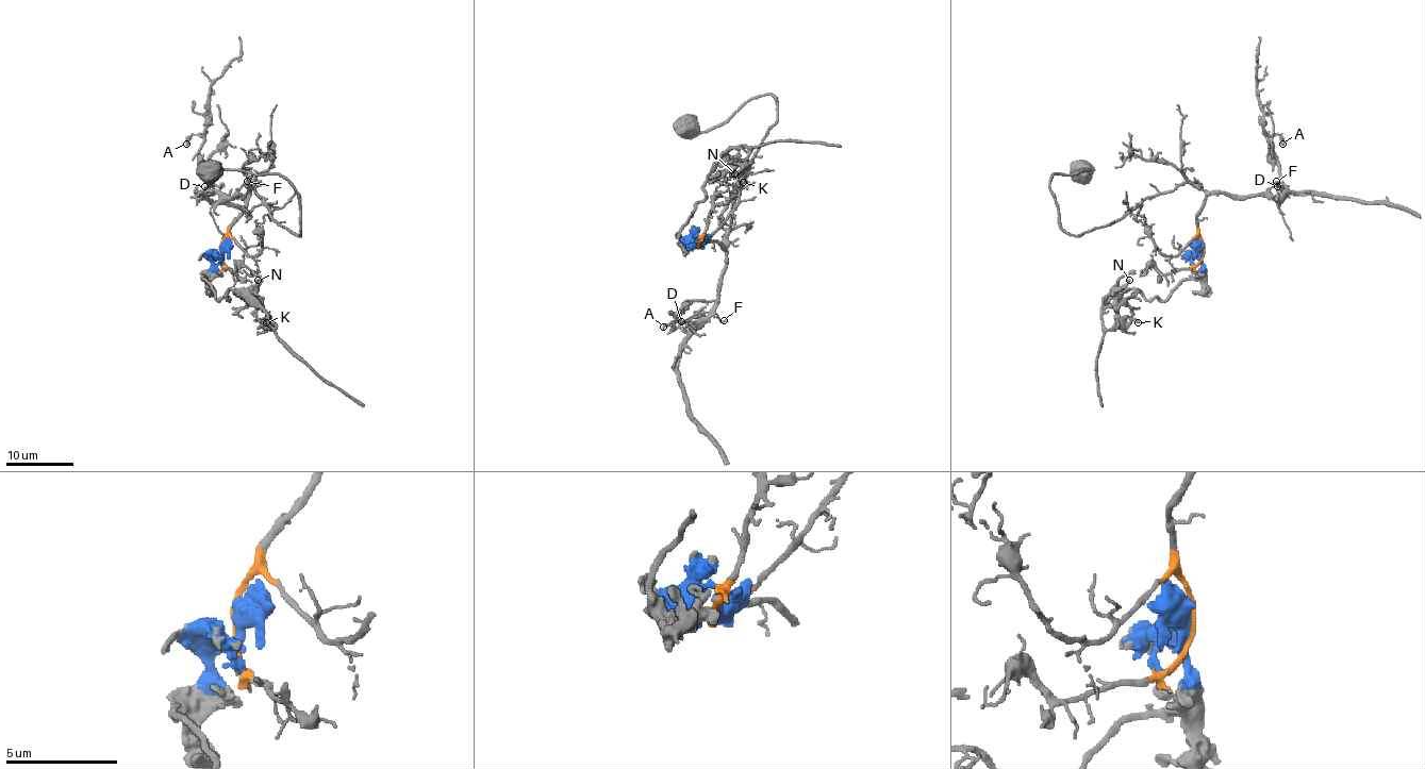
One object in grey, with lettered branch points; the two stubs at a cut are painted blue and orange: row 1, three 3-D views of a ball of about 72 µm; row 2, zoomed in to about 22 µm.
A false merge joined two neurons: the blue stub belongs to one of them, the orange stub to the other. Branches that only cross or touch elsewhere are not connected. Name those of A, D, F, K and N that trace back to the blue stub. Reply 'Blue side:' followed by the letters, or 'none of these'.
Blue side: K, N

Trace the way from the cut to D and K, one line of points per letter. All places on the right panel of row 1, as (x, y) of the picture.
D: (1203, 250), (1196, 216), (1210, 194), (1276, 197), (1286, 188), (1277, 183), (1277, 186)
K: (1203, 250), (1202, 271), (1186, 279), (1163, 300), (1146, 300), (1137, 288), (1114, 308), (1122, 324), (1138, 322)

